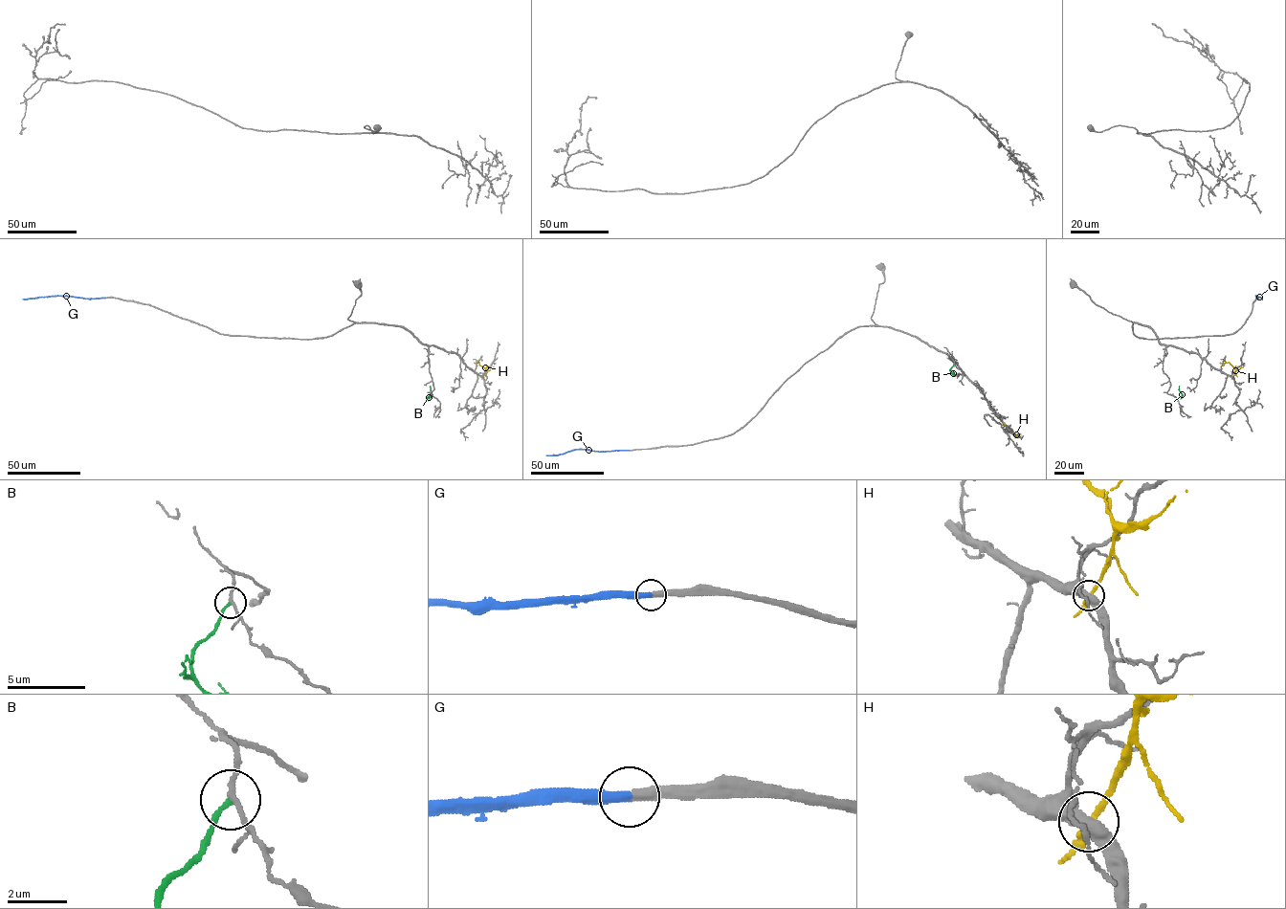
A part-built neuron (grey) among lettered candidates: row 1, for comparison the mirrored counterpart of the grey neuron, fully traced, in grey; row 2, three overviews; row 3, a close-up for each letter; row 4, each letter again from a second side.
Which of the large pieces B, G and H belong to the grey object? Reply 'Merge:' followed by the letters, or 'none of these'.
Merge: G

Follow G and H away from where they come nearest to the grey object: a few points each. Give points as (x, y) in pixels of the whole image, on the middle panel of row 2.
G: (630, 450), (576, 449), (546, 454)
H: (1006, 426), (1010, 429), (1003, 425), (996, 413)

